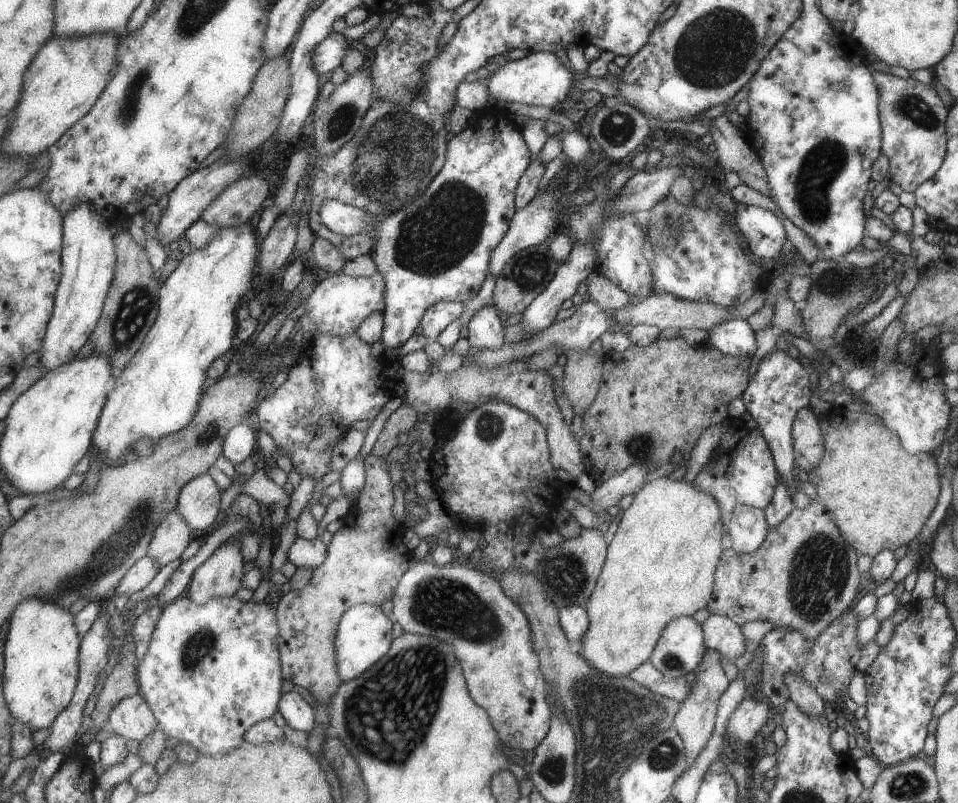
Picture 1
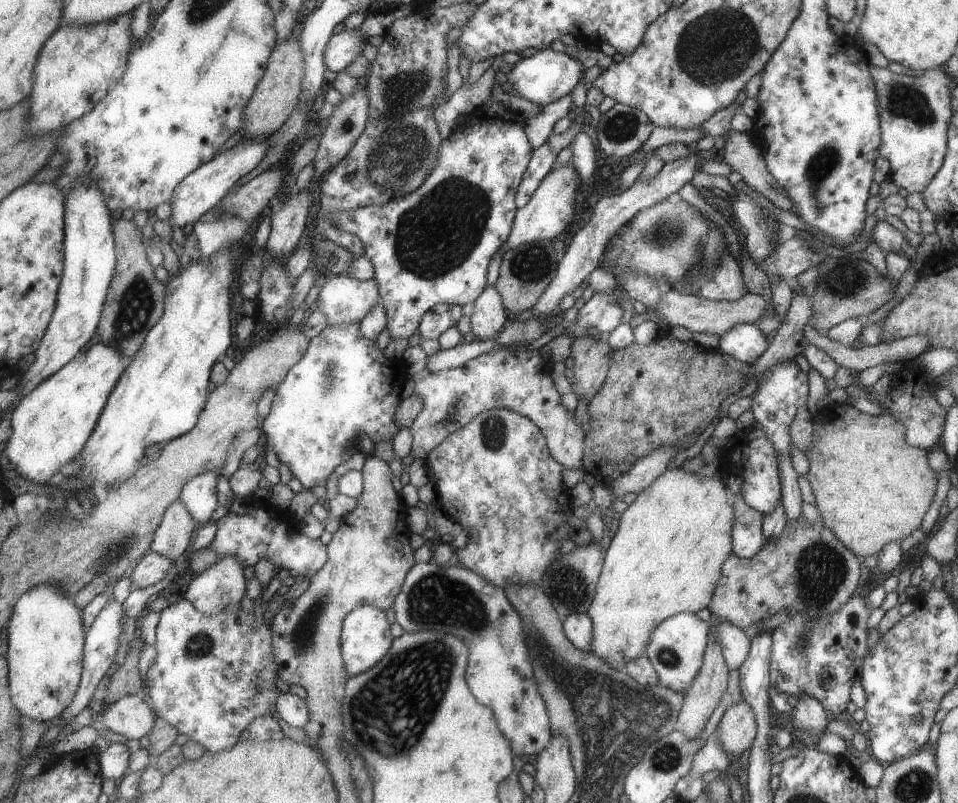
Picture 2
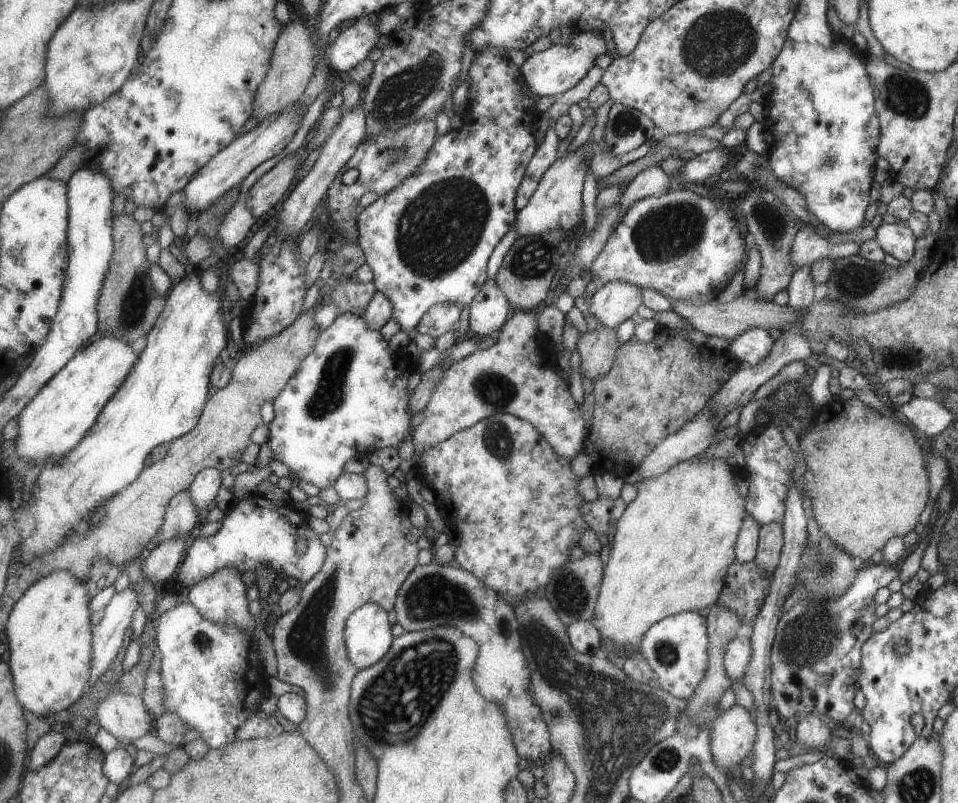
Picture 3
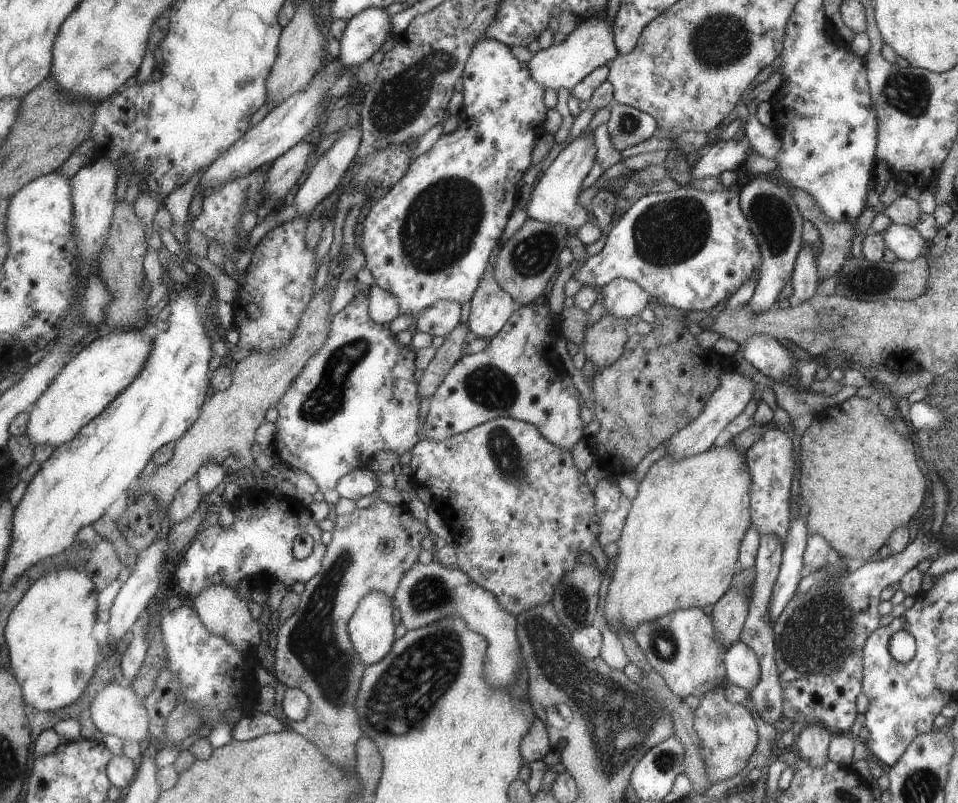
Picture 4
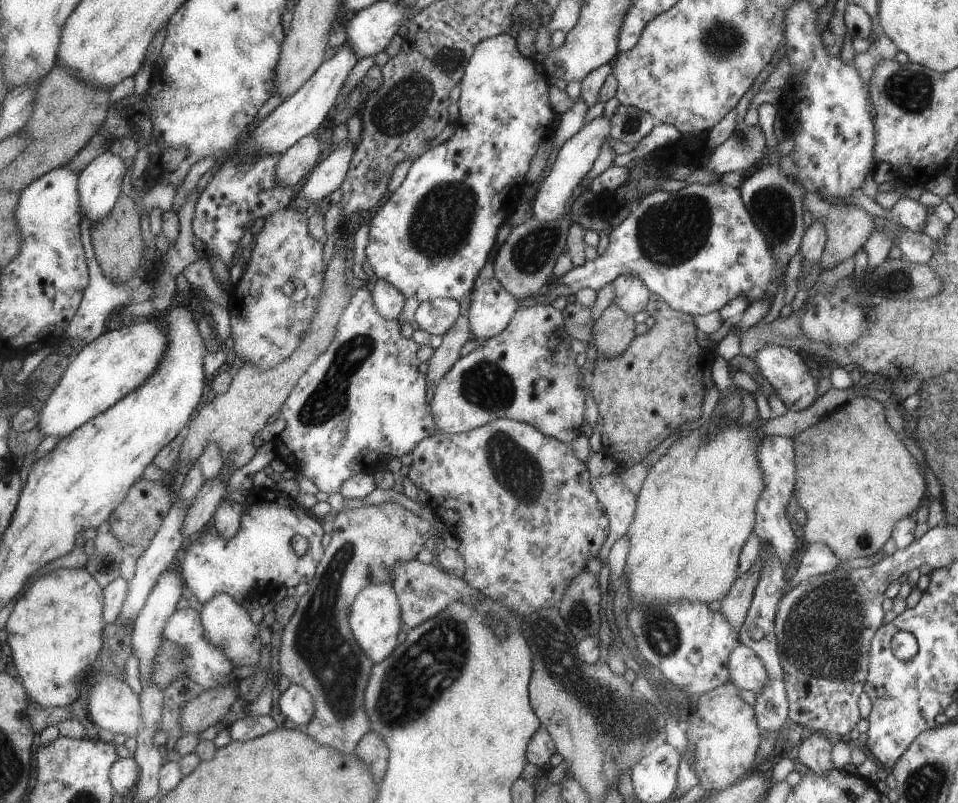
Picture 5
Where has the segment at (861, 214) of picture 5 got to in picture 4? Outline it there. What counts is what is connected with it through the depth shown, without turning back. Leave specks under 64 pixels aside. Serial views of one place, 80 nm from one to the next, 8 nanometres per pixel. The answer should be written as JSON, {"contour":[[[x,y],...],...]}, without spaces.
{"contour":[[[789,187],[801,216],[815,225],[820,234],[820,250],[816,256],[818,280],[823,280],[838,272],[846,259],[851,256],[849,248],[855,234],[855,222],[832,221],[816,206],[815,199],[807,192]]]}

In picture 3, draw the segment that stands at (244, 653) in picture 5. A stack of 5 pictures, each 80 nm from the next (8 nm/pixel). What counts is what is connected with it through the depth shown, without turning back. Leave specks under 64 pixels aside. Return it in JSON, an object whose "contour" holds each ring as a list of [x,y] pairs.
{"contour":[[[225,566],[225,569],[217,570],[216,574],[197,582],[196,586],[188,589],[187,598],[190,603],[197,606],[197,609],[211,622],[227,624],[227,626],[239,626],[245,632],[254,632],[257,628],[256,617],[249,612],[249,598],[247,586],[241,578],[241,572],[233,566]]]}

